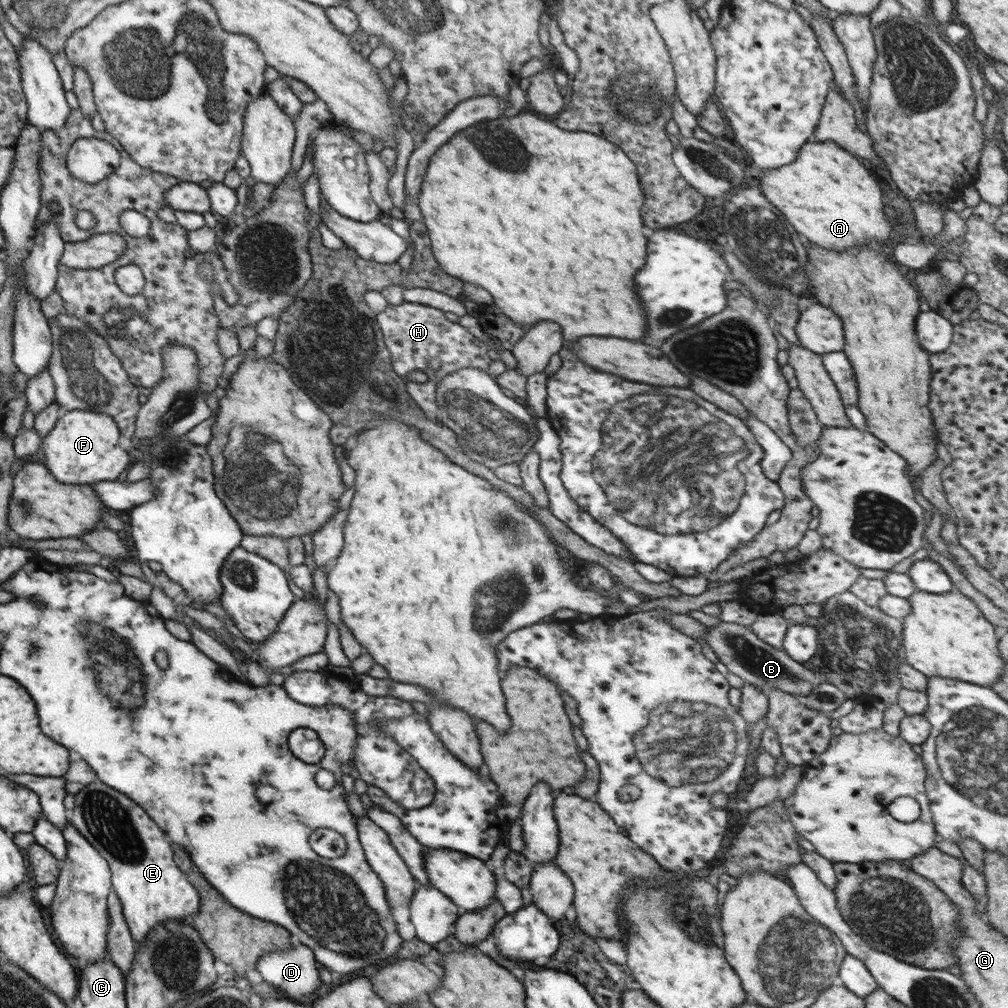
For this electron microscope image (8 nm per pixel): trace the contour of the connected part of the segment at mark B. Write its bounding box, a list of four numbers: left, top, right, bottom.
[705,621,828,698]

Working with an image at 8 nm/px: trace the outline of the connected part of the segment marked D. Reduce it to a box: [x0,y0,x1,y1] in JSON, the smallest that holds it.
[257,941,322,1001]

